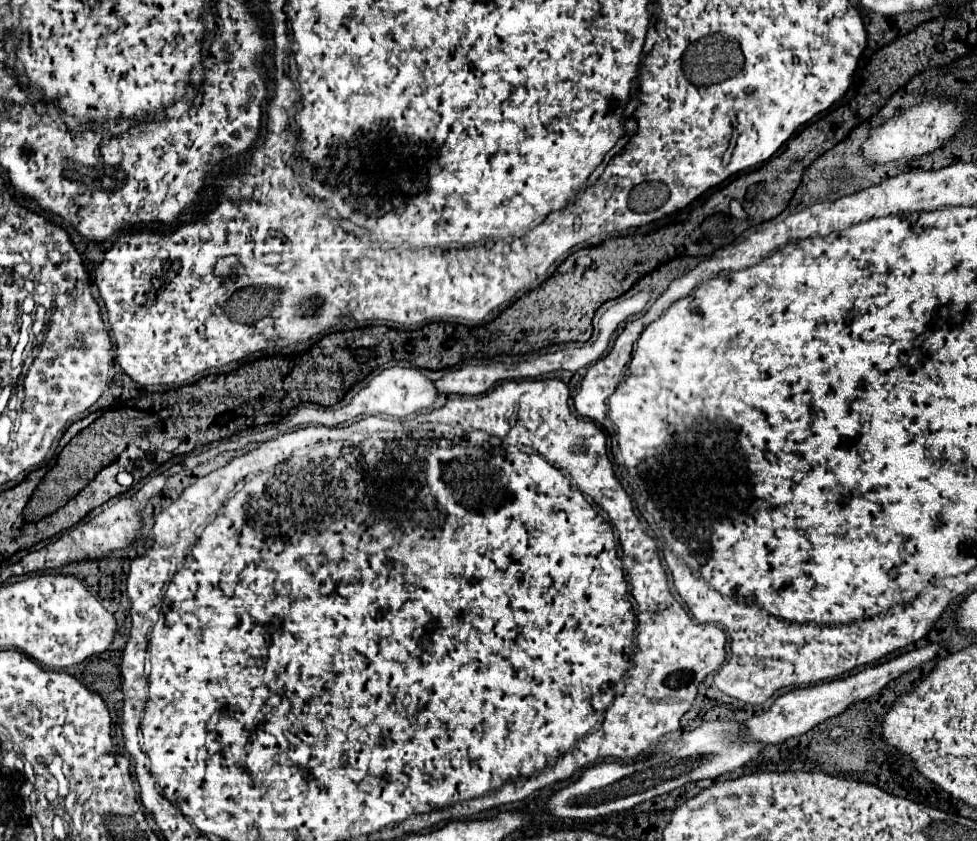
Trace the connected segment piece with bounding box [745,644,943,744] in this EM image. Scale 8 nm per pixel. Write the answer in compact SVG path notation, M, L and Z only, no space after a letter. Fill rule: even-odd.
M927 644L923 648L917 648L917 650L911 650L907 654L901 654L889 662L883 662L883 664L877 664L877 666L871 666L871 668L865 668L857 674L851 674L847 678L841 678L841 680L833 680L833 682L827 682L827 684L819 684L819 686L811 686L811 688L799 688L799 690L791 690L787 694L781 694L779 698L775 698L773 706L759 714L759 716L753 716L745 722L751 738L755 740L761 740L765 744L779 744L791 736L801 736L805 732L809 732L811 728L815 728L817 724L821 724L823 720L827 718L833 718L833 716L839 716L841 712L847 710L847 706L859 702L859 700L867 700L871 696L875 696L877 692L881 692L889 682L897 680L899 676L915 670L915 668L921 668L923 664L927 664L929 660L933 660L935 656L939 656L939 652L943 650L943 644Z

